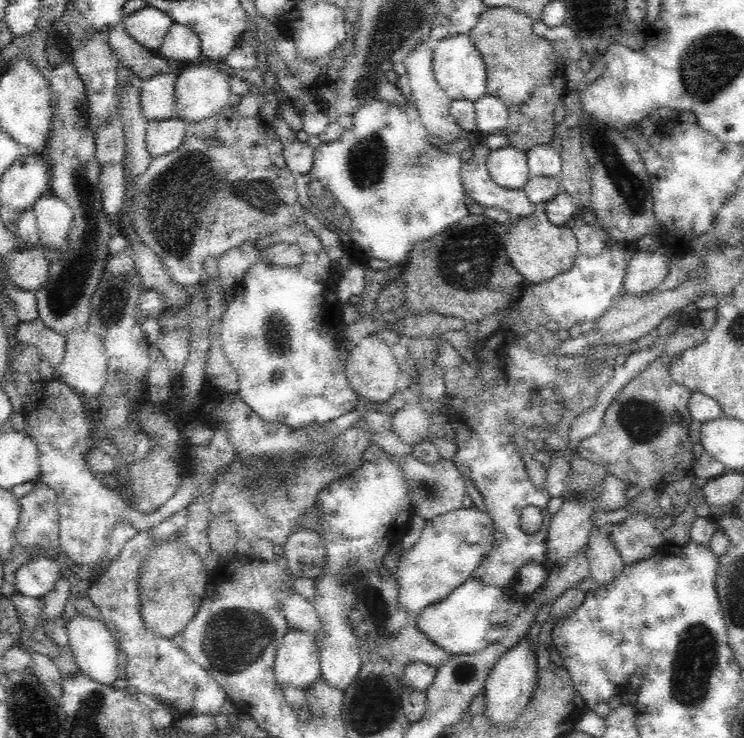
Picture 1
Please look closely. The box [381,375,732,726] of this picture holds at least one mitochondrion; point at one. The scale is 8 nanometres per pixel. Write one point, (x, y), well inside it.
(697, 655)

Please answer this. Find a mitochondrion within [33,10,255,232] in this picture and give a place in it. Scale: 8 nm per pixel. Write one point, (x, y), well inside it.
(79, 120)

